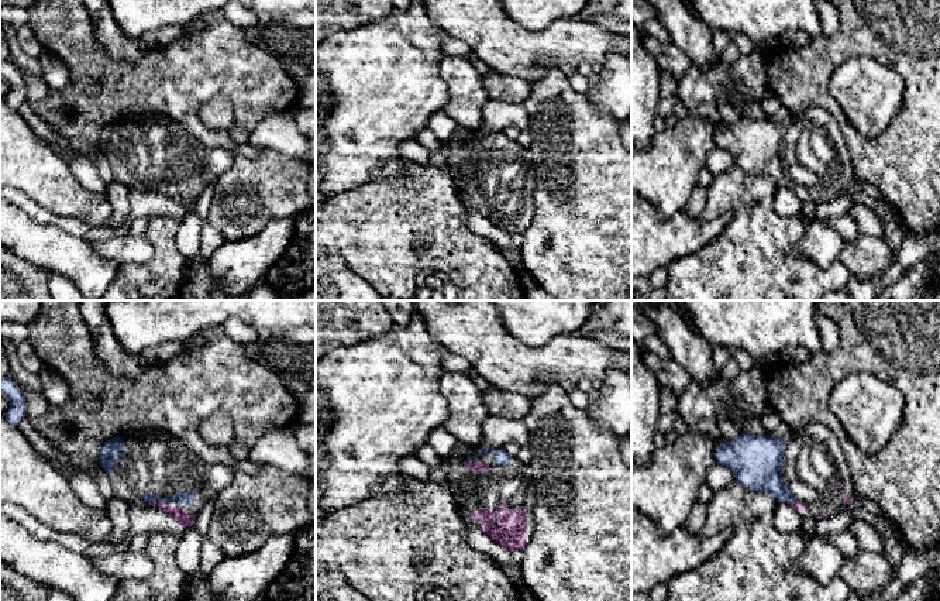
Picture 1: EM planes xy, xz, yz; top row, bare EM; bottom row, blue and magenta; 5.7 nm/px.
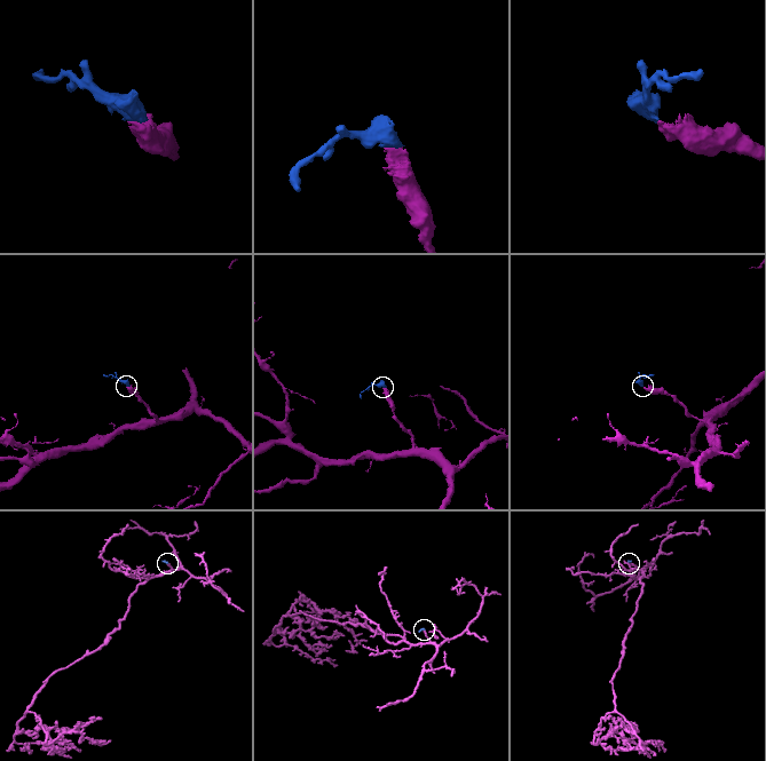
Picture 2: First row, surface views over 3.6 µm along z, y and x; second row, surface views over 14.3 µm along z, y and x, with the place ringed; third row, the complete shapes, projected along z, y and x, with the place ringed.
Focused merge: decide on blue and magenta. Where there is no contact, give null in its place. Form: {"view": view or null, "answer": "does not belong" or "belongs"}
{"view": "xy", "answer": "belongs"}

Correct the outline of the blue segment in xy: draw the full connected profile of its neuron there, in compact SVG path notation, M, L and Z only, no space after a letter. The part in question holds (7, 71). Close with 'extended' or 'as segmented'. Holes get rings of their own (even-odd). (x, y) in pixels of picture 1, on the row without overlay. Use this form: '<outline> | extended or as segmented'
M11 59L0 63L0 78L10 83L10 92L4 97L6 103L17 110L25 100L25 78L16 69Z | as segmented

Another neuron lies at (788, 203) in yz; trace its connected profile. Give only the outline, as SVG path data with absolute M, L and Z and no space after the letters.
M777 186L775 210L782 217L798 217L802 213L803 202L800 198L786 186Z

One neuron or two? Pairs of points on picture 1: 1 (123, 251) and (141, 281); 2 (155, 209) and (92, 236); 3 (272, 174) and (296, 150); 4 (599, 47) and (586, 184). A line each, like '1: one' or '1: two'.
1: two
2: one
3: two
4: two

